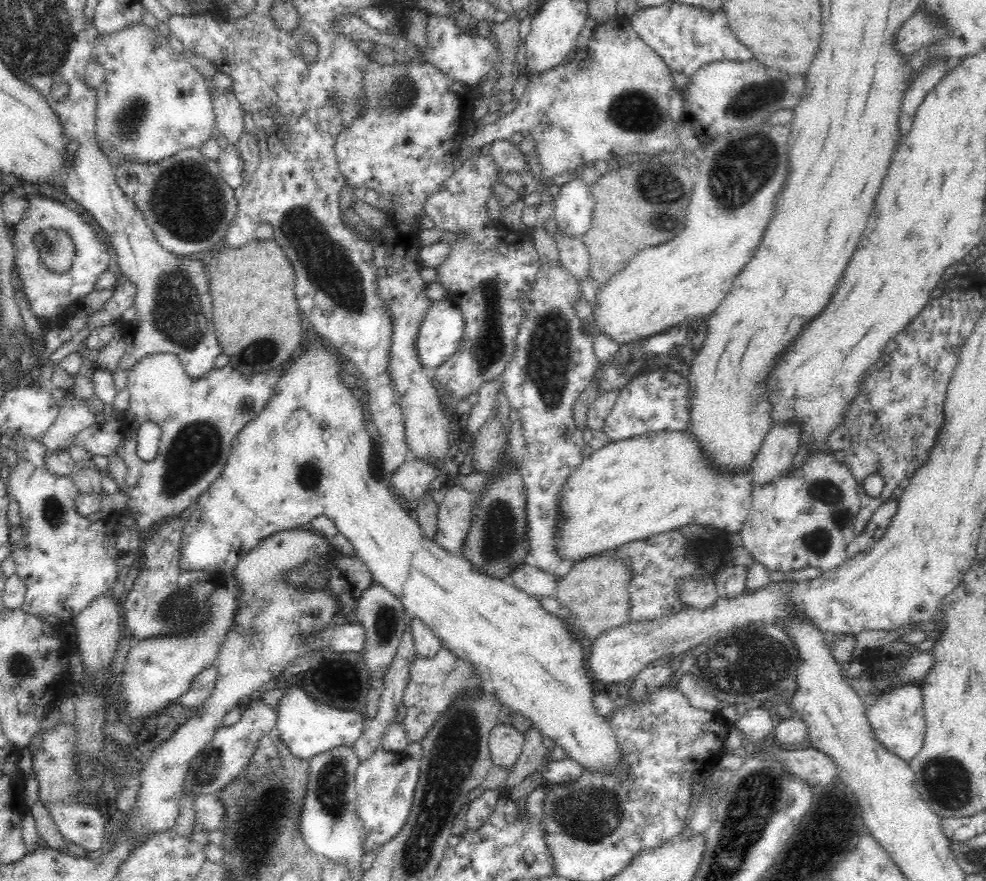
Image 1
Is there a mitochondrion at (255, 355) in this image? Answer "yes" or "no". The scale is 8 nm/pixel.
yes

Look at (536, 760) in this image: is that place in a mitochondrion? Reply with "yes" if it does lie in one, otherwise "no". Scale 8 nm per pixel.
no

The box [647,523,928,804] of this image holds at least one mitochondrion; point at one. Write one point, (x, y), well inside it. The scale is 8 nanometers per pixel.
(755, 662)

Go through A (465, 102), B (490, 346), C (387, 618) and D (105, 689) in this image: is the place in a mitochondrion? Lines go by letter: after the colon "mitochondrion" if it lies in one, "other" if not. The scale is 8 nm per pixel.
A: other
B: mitochondrion
C: mitochondrion
D: other

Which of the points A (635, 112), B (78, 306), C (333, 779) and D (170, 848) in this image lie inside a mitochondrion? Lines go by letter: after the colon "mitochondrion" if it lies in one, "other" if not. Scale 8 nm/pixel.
A: mitochondrion
B: other
C: mitochondrion
D: other

